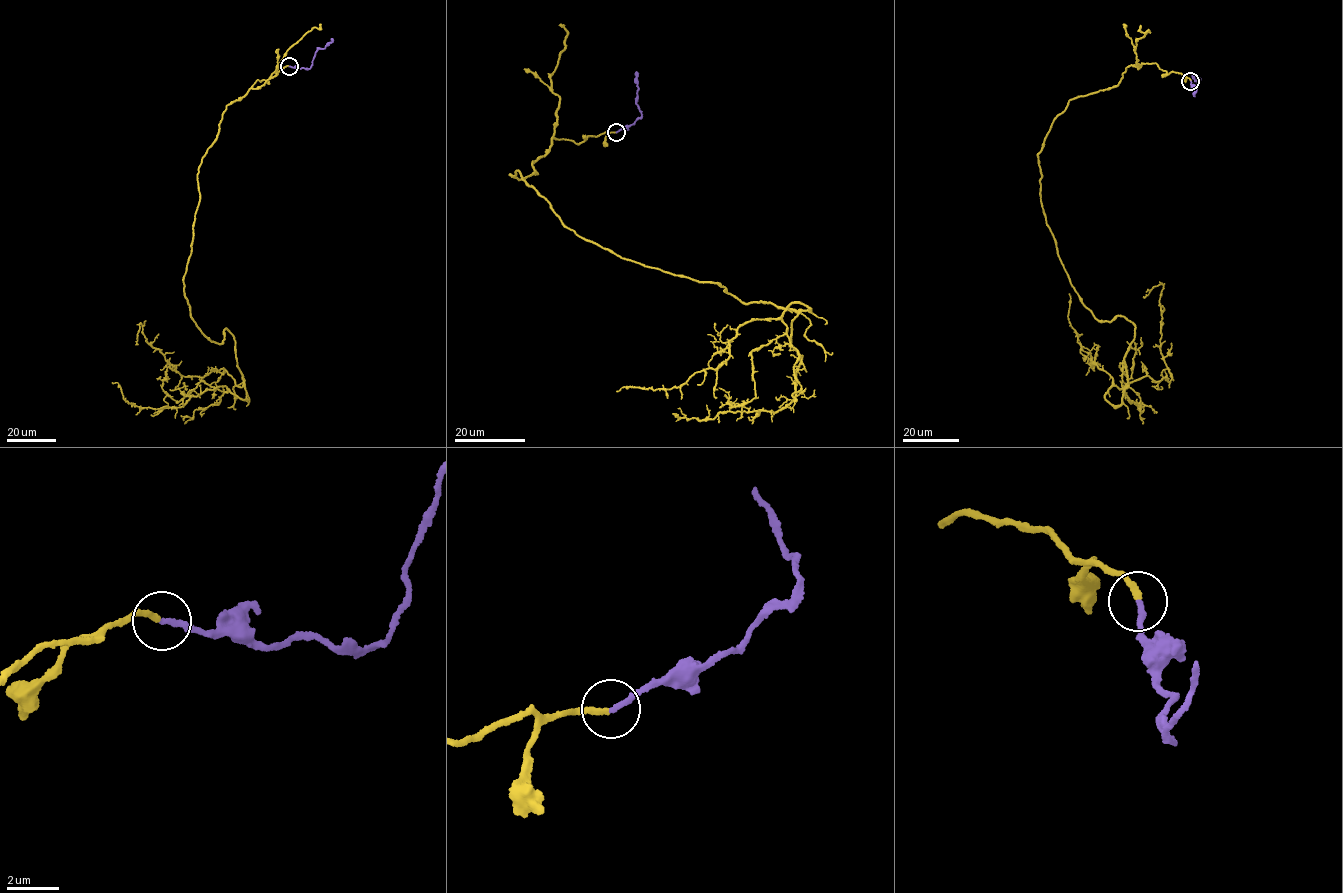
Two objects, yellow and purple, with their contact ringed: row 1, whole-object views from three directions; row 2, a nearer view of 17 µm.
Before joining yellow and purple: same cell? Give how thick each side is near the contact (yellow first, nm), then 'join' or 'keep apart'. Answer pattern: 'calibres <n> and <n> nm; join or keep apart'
calibres 220 and 220 nm; join

